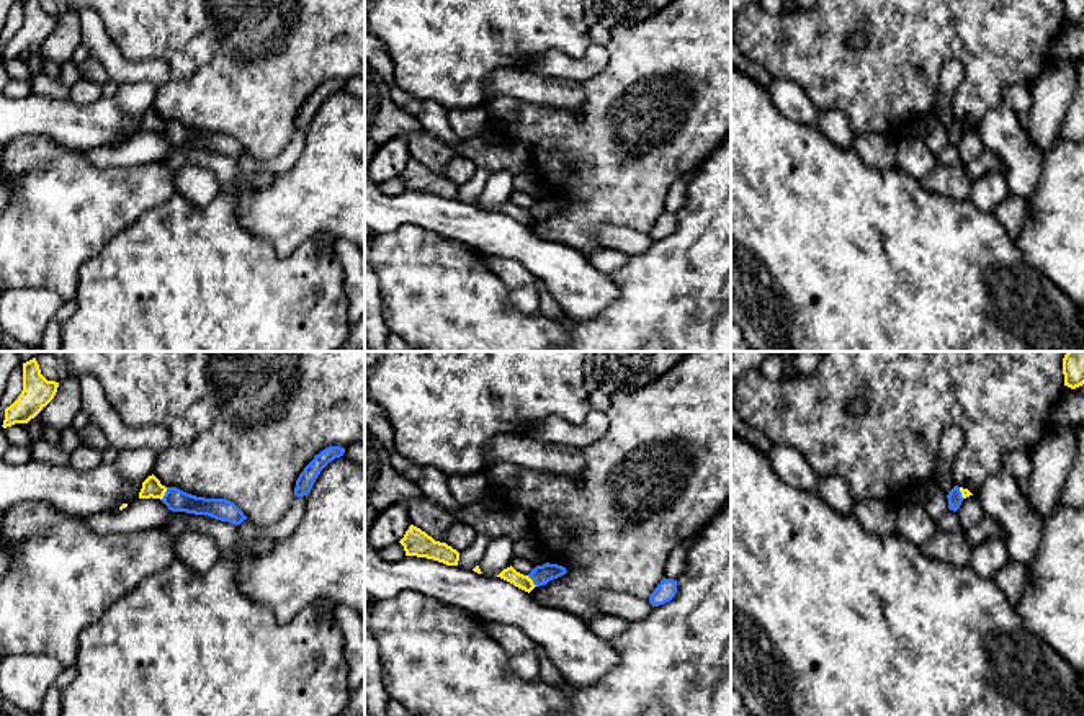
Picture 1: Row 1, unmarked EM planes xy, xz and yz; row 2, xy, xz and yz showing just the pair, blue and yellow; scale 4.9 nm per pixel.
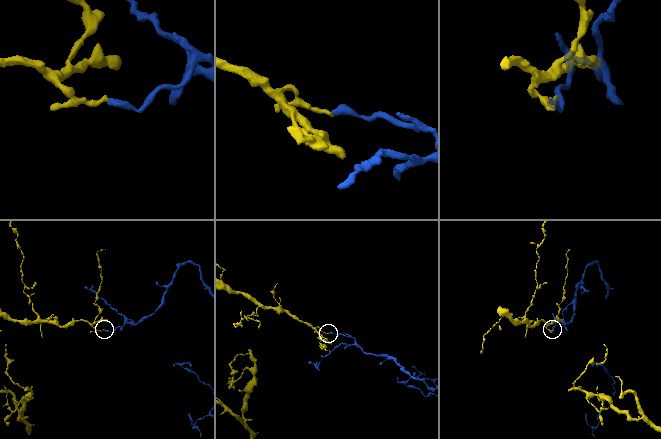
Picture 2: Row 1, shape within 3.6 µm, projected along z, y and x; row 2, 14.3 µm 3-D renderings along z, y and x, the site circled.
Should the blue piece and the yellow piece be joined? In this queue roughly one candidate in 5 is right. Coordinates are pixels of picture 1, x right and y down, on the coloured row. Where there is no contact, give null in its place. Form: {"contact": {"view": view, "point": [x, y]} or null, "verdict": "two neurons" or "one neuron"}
{"contact": {"view": "xy", "point": [165, 494]}, "verdict": "two neurons"}

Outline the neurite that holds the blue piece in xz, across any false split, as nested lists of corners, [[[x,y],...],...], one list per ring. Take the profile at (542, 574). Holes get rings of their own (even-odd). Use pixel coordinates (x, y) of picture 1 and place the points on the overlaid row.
[[[543,564],[543,566],[536,566],[528,577],[533,580],[533,584],[536,587],[540,585],[546,585],[549,580],[558,579],[561,575],[564,575],[567,571],[562,566],[558,564]]]

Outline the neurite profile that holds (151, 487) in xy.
[[[152,474],[142,482],[139,499],[163,499],[167,487]]]

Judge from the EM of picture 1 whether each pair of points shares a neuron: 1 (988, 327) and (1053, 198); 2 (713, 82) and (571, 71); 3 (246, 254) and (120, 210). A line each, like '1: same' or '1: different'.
1: different
2: different
3: different

